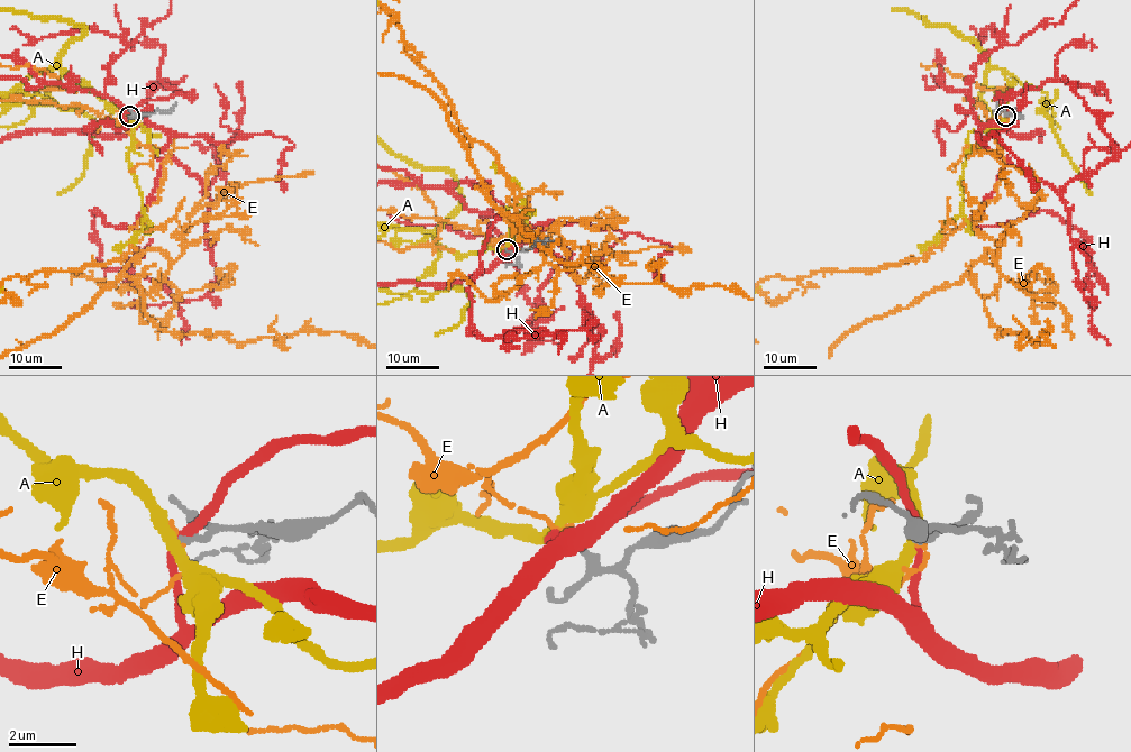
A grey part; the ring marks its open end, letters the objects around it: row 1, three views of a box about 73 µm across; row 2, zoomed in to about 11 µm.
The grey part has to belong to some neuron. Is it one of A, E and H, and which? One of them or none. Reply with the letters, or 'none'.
none

